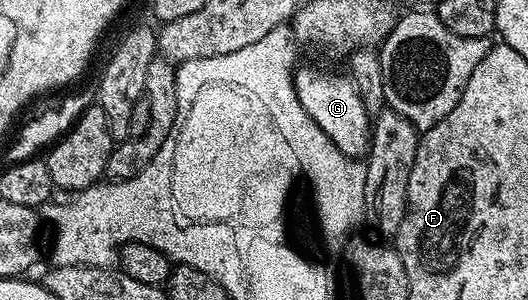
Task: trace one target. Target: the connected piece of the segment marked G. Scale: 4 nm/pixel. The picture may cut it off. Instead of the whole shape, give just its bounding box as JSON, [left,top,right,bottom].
[293,66,373,158]

